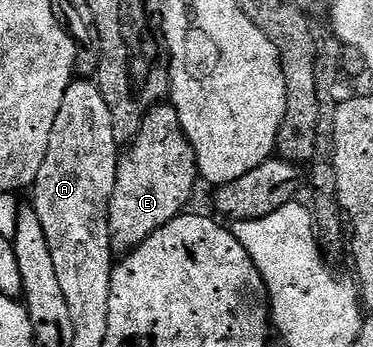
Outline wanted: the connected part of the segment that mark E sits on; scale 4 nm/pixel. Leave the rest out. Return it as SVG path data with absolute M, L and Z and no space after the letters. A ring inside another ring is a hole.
M171 104L150 108L126 150L117 164L115 192L109 202L109 240L117 252L133 250L163 224L179 217L199 183L195 152Z

